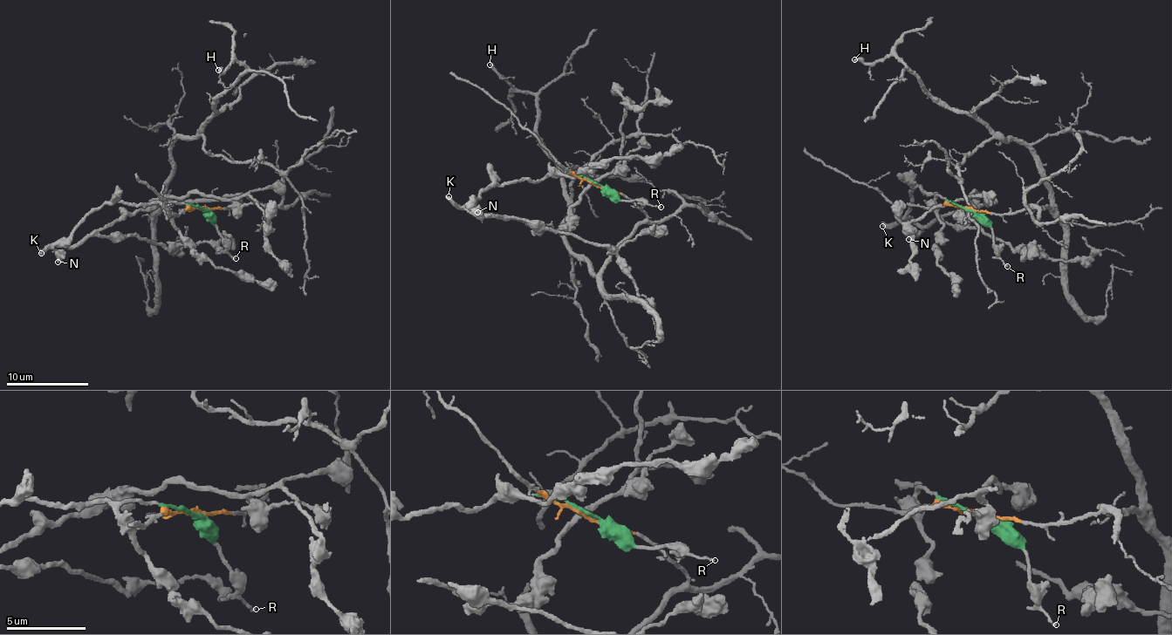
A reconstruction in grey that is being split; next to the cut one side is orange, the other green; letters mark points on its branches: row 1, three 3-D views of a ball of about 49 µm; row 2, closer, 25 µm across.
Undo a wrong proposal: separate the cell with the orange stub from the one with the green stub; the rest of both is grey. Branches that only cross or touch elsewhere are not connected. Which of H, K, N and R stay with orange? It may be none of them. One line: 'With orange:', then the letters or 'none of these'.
With orange: H

